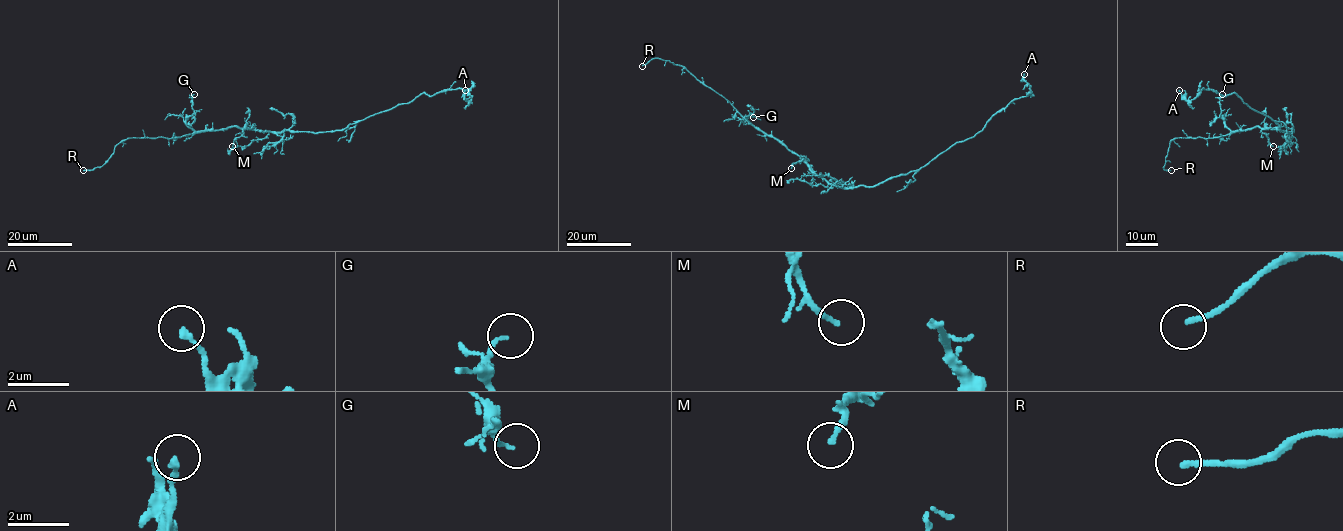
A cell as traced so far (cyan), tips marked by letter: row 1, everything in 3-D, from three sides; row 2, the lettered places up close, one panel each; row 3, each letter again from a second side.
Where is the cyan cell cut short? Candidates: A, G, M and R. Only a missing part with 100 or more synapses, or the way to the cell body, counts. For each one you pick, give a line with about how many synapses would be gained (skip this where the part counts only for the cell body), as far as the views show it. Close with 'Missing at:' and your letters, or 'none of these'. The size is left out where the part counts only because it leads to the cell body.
Missing at: R

